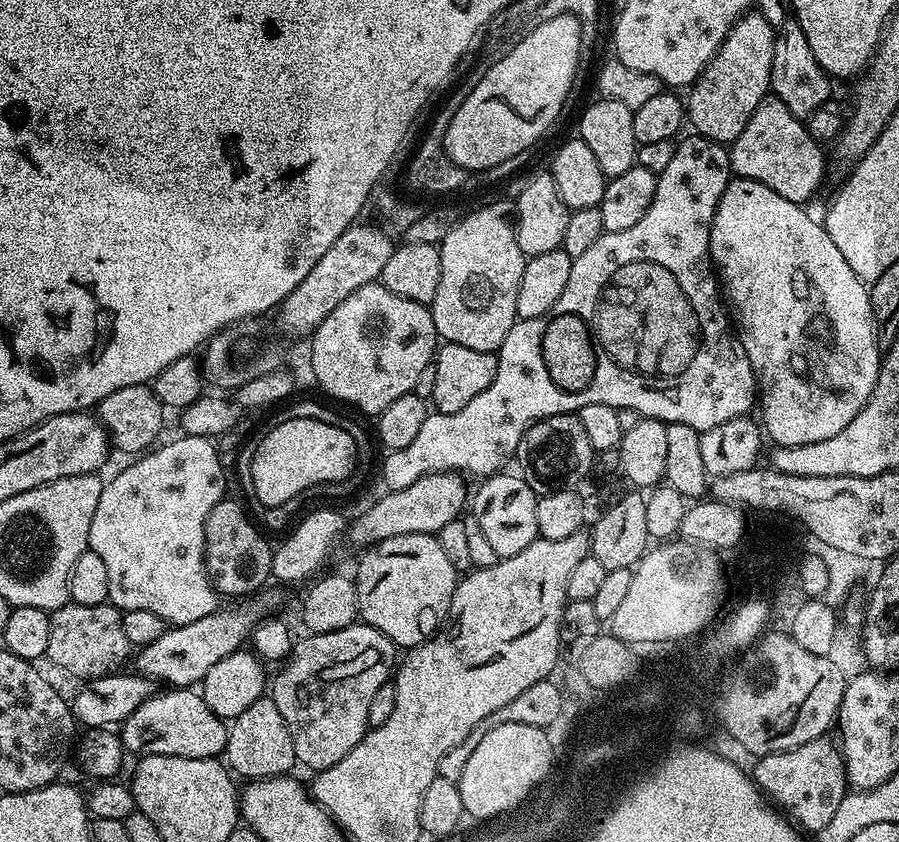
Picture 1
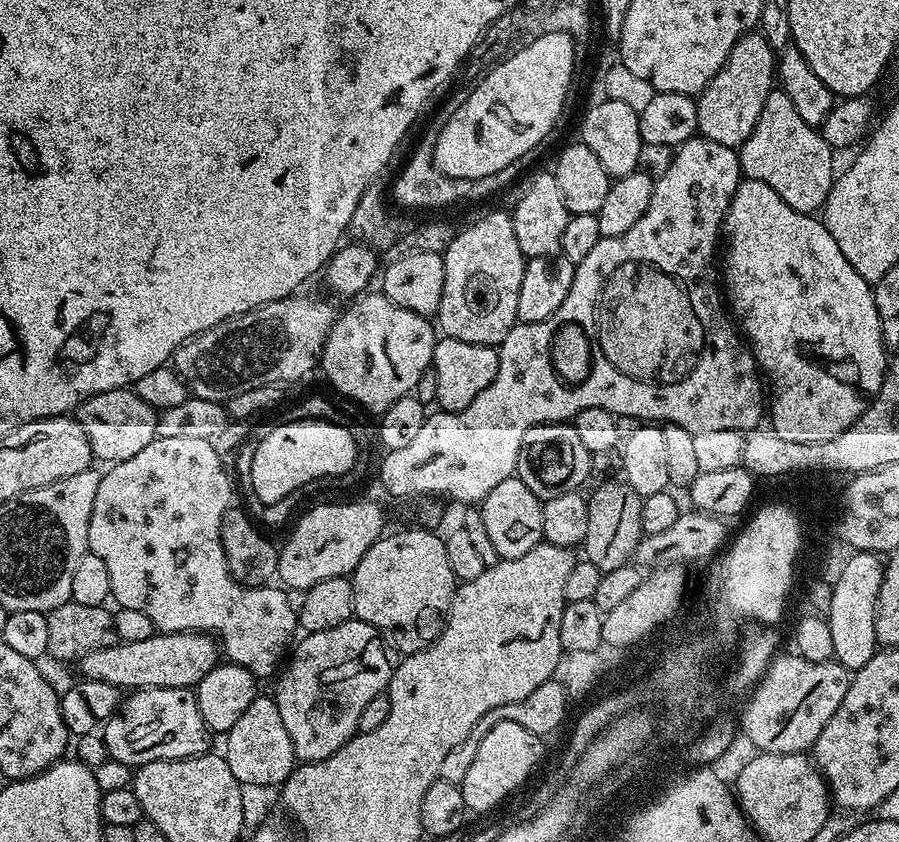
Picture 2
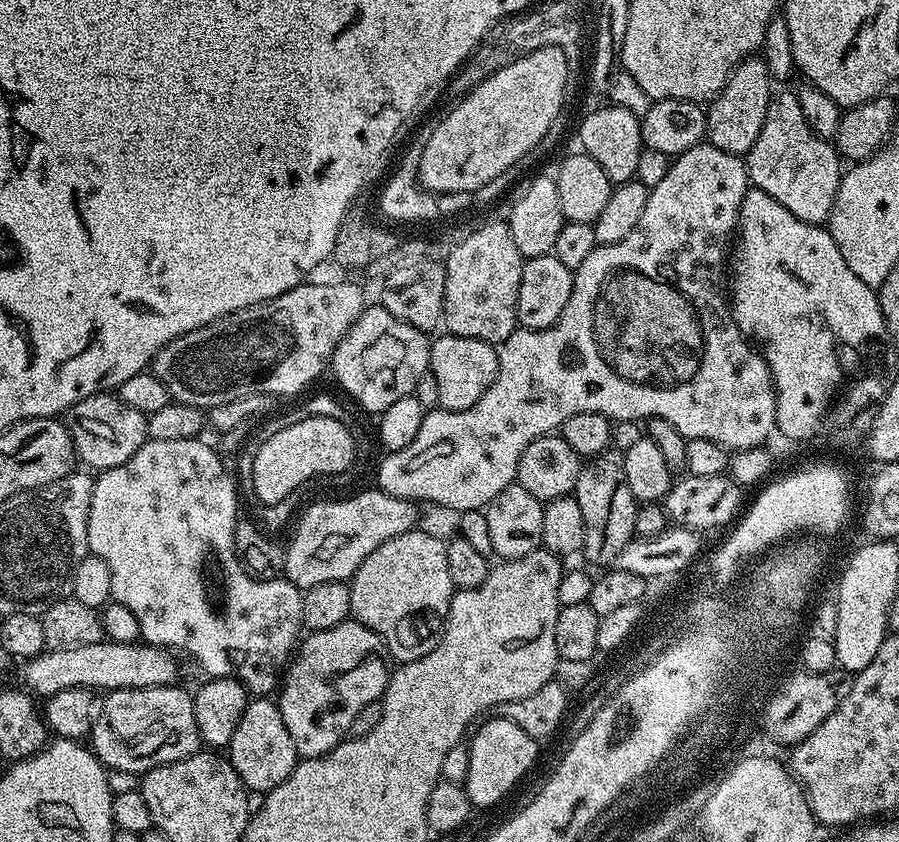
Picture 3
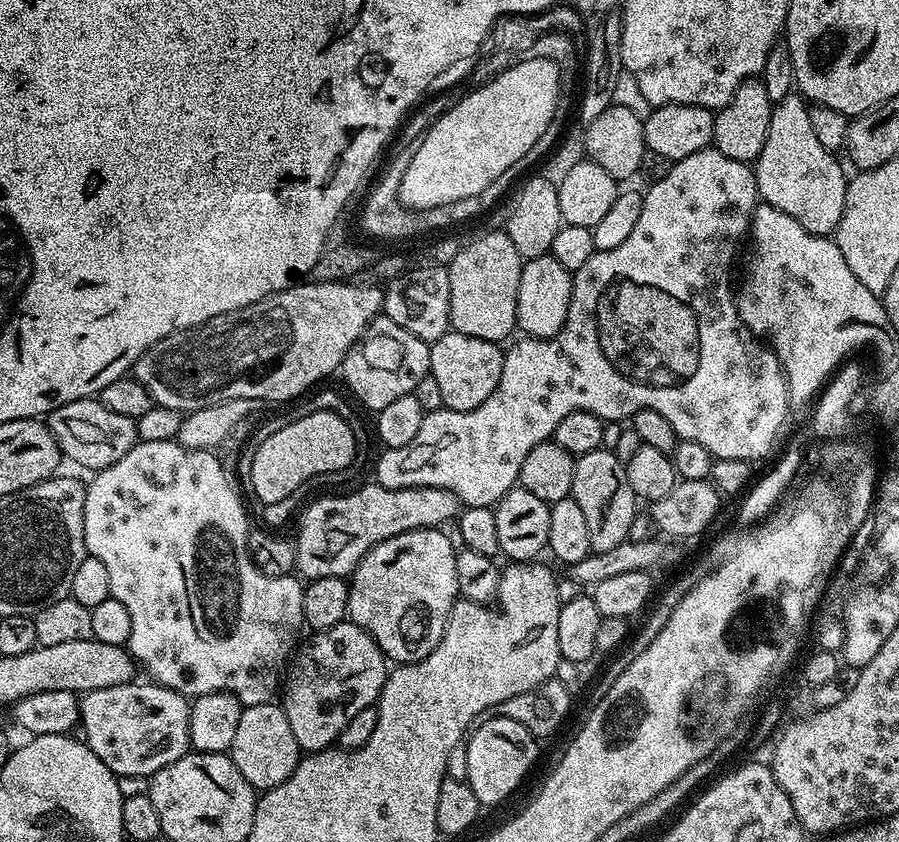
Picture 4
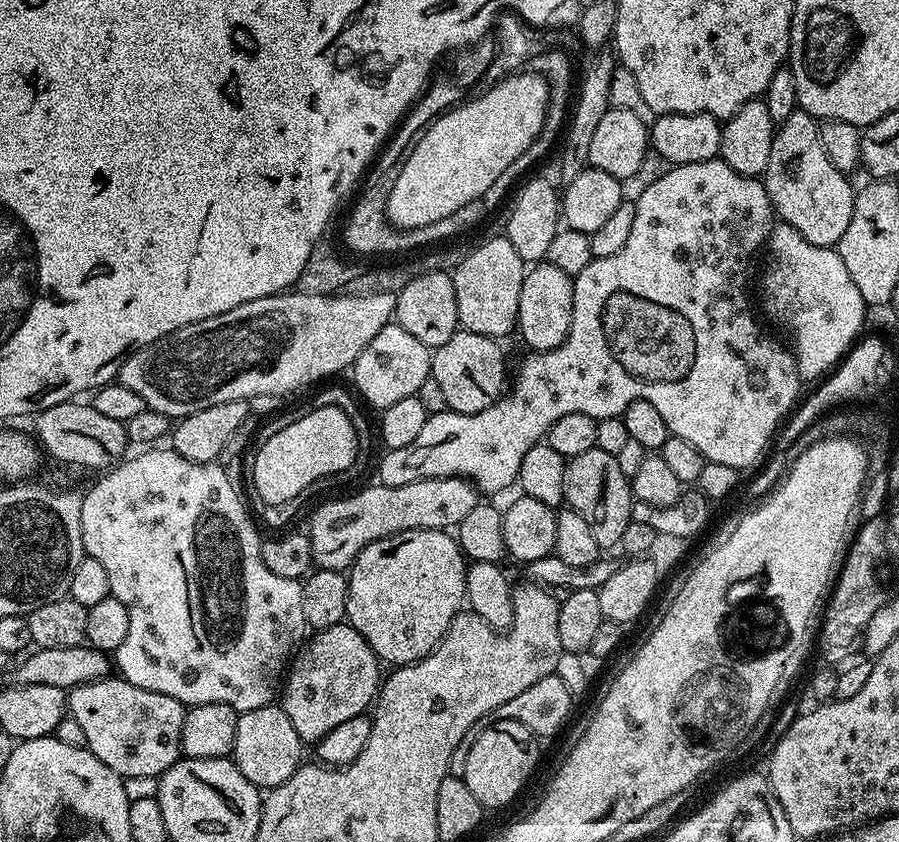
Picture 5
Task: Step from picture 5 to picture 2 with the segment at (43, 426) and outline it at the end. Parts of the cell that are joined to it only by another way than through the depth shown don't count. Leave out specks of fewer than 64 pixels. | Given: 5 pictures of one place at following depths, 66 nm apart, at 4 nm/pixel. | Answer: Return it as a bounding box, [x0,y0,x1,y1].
[78,387,157,462]

